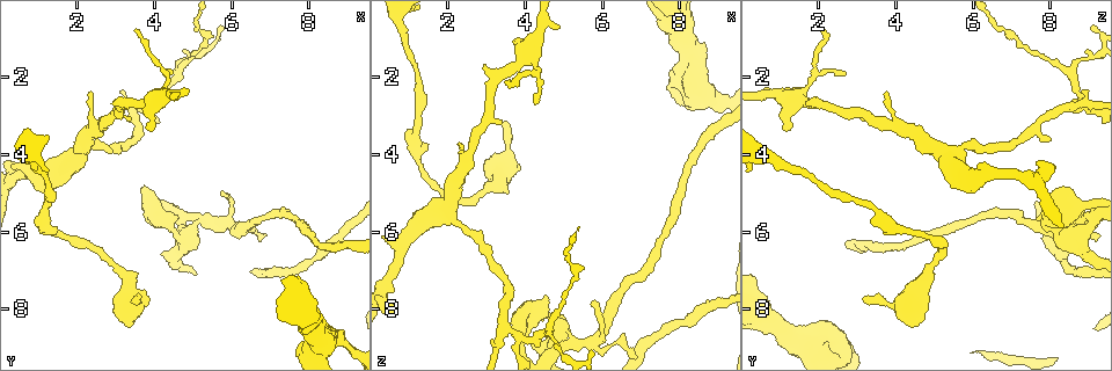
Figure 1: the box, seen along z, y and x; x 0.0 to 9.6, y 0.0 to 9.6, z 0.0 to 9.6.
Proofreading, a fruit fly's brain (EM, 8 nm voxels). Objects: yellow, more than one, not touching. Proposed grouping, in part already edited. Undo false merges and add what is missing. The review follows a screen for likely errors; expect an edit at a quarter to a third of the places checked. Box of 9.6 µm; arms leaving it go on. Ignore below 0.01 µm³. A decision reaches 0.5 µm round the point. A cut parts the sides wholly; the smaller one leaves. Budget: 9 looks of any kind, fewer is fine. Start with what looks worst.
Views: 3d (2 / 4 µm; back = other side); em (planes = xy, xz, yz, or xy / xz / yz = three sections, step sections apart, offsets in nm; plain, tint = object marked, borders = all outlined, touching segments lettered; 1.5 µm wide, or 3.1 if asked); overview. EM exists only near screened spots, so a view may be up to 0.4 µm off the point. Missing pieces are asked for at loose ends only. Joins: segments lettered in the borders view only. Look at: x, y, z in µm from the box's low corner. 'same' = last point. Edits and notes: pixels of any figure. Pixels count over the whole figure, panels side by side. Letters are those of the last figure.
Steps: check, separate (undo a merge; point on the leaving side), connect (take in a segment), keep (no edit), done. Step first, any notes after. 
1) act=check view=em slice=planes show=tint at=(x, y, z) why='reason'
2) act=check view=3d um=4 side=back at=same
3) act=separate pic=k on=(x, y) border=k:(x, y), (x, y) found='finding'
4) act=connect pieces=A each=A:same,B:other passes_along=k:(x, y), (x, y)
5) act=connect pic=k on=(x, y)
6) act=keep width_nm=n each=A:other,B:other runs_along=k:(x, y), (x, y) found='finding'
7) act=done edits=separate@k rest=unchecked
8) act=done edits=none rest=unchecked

act=check view=3d um=2 at=(1.25, 6.00, 4.10) why='calibre changes'

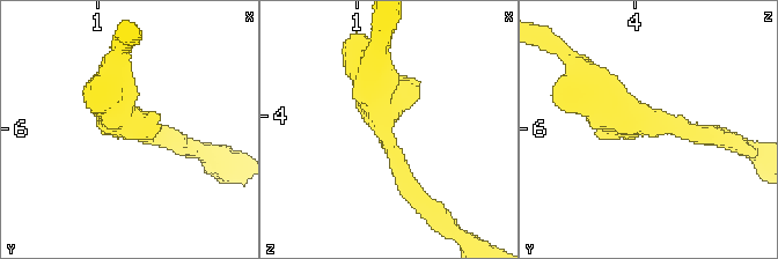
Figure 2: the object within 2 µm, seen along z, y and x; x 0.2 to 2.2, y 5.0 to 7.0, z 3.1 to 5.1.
act=check view=em slice=planes show=tint at=(1.22, 5.98, 4.08) arm_widths_nm=170,300 why='shape alone is not enough'

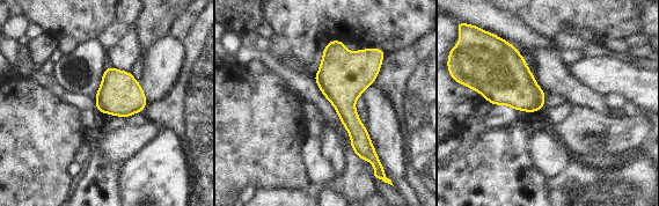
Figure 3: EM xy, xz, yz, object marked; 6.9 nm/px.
act=check view=em slice=planes show=borders at=same why='what lies round it'

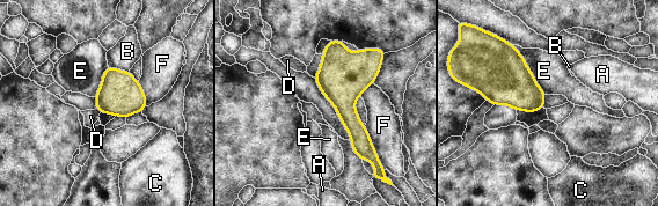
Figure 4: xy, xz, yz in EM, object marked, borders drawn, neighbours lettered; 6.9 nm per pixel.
act=keep longest_contact=E:420nm each=A:other,B:other,C:other,D:other,E:other,F:other runs_along=4:(334, 43), (344, 107), (378, 164) found='continuous, no second neuron'

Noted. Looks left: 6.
act=check view=3d um=4 at=(2.35, 2.35, 3.80)

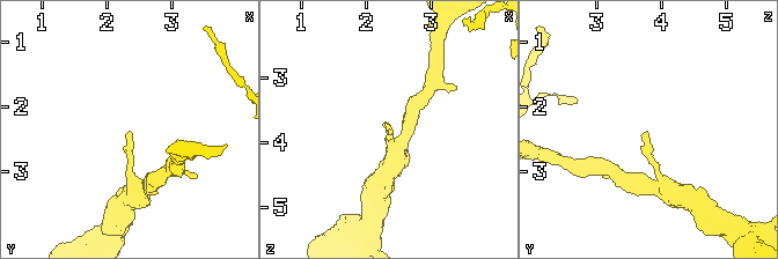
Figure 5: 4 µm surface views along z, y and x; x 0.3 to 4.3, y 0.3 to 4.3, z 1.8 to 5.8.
act=check view=em slice=xy step=4 show=borders at=(2.40, 2.40, 3.75) why='shape alone is not enough'

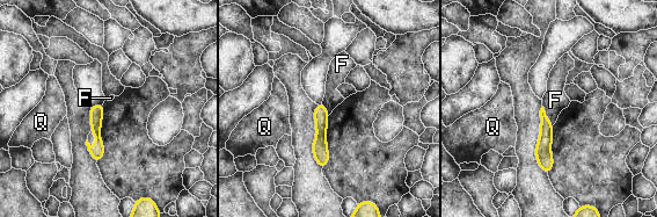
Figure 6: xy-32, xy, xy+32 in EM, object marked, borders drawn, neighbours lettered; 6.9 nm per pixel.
act=check view=em slice=planes show=borders at=same why='cut it another way'

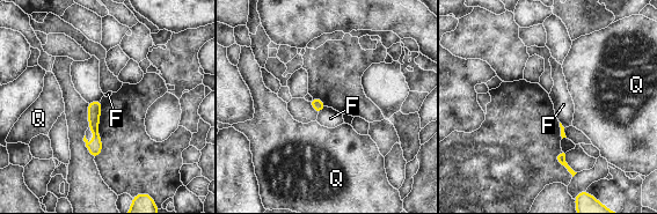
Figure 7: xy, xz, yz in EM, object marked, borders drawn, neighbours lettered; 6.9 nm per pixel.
act=keep longest_contact=F:90nm each=F:other,Q:other runs_along=7:(97, 103), (94, 108), (95, 154) found='none of them fits'

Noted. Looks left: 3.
act=check view=em slice=planes show=plain at=(5.75, 5.75, 8.80) why='a narrow waist'

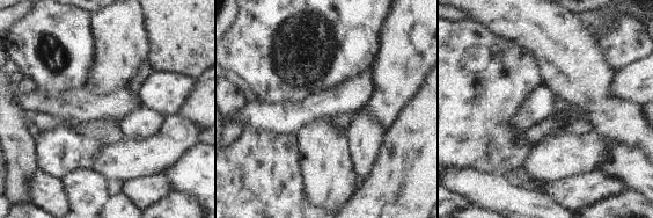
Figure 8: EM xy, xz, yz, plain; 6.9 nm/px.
act=check view=em slice=planes show=tint at=same

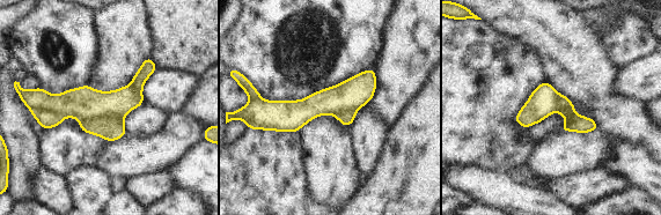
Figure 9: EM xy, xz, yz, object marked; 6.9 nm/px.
act=check view=em slice=planes show=borders at=same

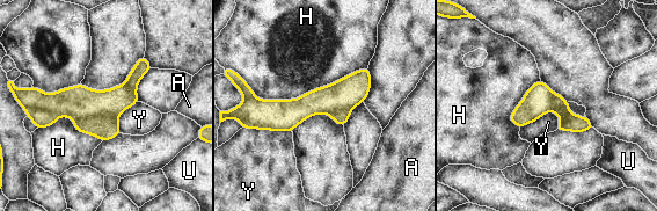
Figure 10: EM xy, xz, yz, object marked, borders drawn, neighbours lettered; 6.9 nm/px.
act=separate pic=10 on=(104, 128) width_nm=200 longest_contact=H:850nm each=A:other,H:other,U:other,Y:other found='a second neuron is stuck on'

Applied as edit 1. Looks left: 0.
act=done edits=separate@10 rest=unchecked

